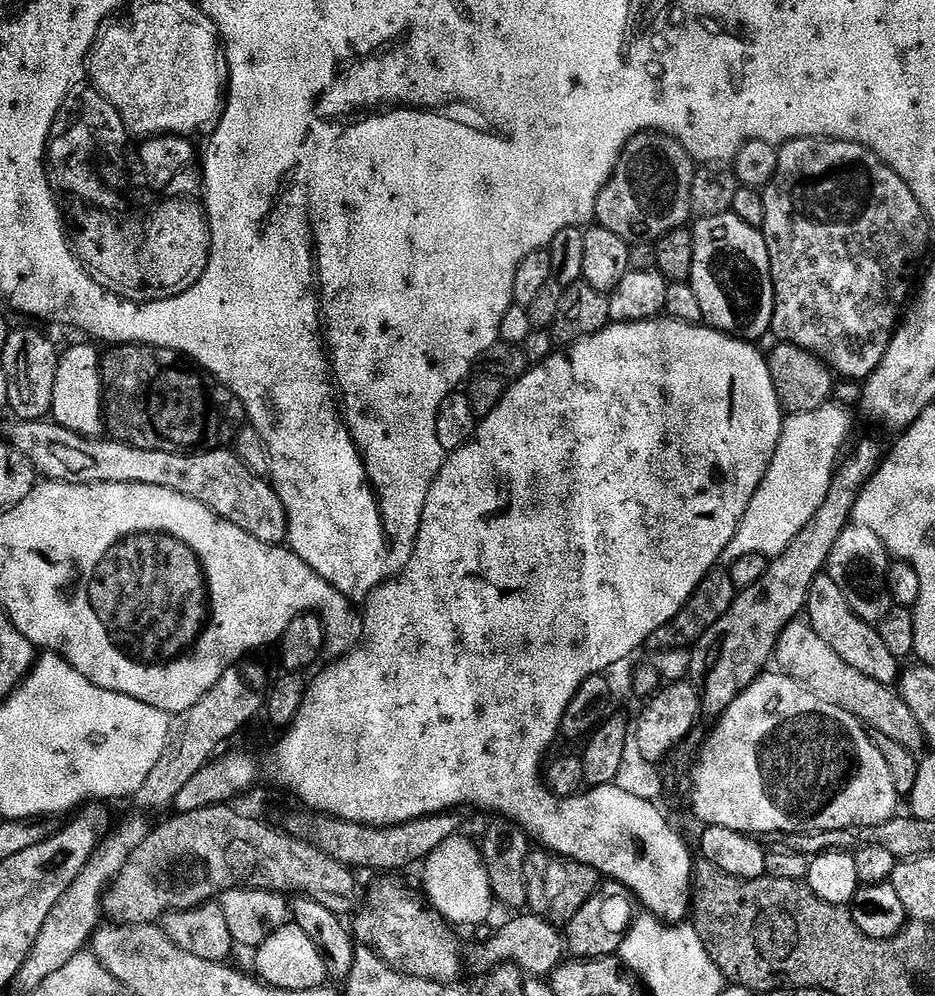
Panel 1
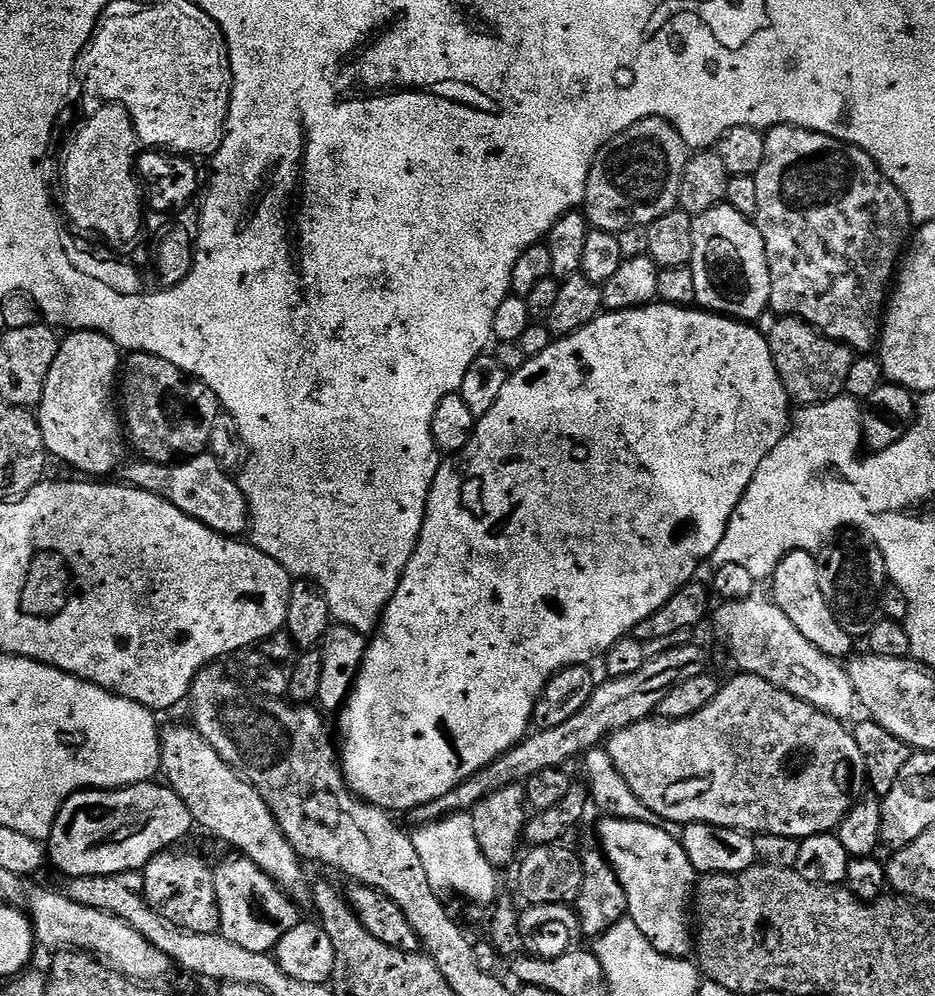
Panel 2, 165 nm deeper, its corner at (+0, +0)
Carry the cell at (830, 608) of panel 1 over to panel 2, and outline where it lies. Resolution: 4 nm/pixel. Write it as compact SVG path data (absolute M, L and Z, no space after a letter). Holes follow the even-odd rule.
M791 552L786 554L778 562L774 574L770 577L772 584L772 593L770 599L772 603L794 622L794 627L799 630L822 654L832 657L834 660L843 661L845 658L853 655L854 637L846 634L842 626L838 626L838 618L834 618L834 610L826 602L822 594L822 586L818 586L818 566L816 565L816 556L811 552Z

